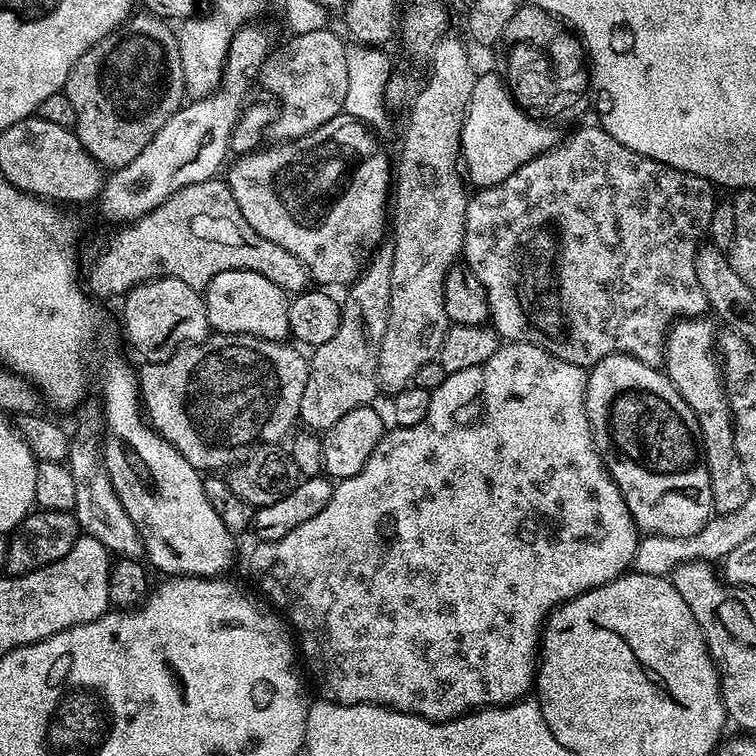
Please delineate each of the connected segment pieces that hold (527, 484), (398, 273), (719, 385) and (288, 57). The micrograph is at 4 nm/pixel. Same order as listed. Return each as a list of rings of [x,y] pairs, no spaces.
[[[505,343],[492,357],[486,358],[486,362],[482,362],[482,366],[470,366],[470,370],[450,372],[442,382],[442,386],[438,386],[432,392],[430,410],[426,413],[426,418],[422,418],[422,422],[418,422],[418,426],[413,428],[396,426],[393,427],[393,432],[392,429],[385,431],[378,446],[374,446],[374,454],[370,454],[370,458],[366,458],[366,466],[362,466],[362,470],[358,470],[358,474],[339,481],[332,489],[330,502],[326,502],[326,507],[320,513],[314,514],[314,518],[310,518],[310,522],[302,522],[302,526],[290,530],[290,534],[286,534],[286,538],[261,540],[255,545],[257,548],[252,552],[252,576],[256,579],[257,586],[269,596],[267,599],[277,609],[284,608],[283,615],[286,617],[287,623],[294,629],[294,636],[298,641],[299,655],[302,657],[303,663],[304,660],[308,663],[308,668],[312,671],[317,686],[320,687],[319,695],[321,697],[333,700],[336,704],[382,704],[385,708],[395,708],[397,712],[408,712],[412,716],[425,716],[427,720],[443,722],[456,720],[465,712],[471,712],[478,708],[514,704],[518,700],[525,699],[533,691],[538,671],[538,649],[544,631],[544,622],[548,615],[559,604],[564,604],[567,600],[572,600],[584,592],[594,590],[598,586],[624,575],[633,567],[638,543],[638,529],[634,518],[630,514],[614,478],[604,465],[600,451],[596,449],[596,440],[592,436],[592,427],[584,405],[587,385],[588,372],[578,365],[566,362],[562,358],[550,354],[544,348],[533,344]]]
[[[445,35],[430,53],[432,61],[428,64],[428,77],[411,97],[410,107],[407,109],[408,125],[404,128],[404,145],[400,148],[400,161],[395,161],[394,164],[394,209],[390,224],[392,289],[386,333],[379,347],[377,376],[379,387],[388,391],[388,394],[395,394],[407,387],[419,367],[439,357],[442,340],[450,327],[444,305],[446,274],[461,259],[464,250],[464,219],[470,192],[462,175],[460,139],[464,115],[478,72],[477,69],[472,69],[472,60],[468,57],[469,45],[464,45],[458,37],[452,35]]]
[[[681,318],[668,329],[662,368],[667,372],[670,382],[674,382],[678,394],[682,394],[682,398],[686,398],[686,406],[690,406],[690,410],[694,410],[694,414],[698,418],[700,436],[704,439],[704,457],[710,474],[712,506],[717,513],[724,513],[741,509],[754,491],[754,486],[746,478],[746,470],[742,470],[742,458],[738,458],[738,446],[734,442],[734,430],[732,429],[732,411],[724,396],[724,378],[720,374],[718,360],[714,355],[717,344],[718,328],[715,328],[708,318]]]
[[[331,27],[314,30],[310,34],[293,35],[288,49],[281,56],[273,55],[262,69],[262,81],[268,92],[273,92],[275,103],[282,106],[270,129],[276,142],[300,140],[318,130],[330,118],[341,115],[346,98],[346,54],[348,48],[332,33]]]

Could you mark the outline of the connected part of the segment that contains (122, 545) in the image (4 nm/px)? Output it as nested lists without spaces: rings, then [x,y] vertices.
[[[99,407],[83,408],[79,409],[80,425],[77,426],[76,433],[71,433],[68,441],[66,463],[74,478],[72,512],[83,535],[98,538],[108,548],[109,553],[117,557],[140,560],[145,555],[145,550],[138,534],[138,526],[134,526],[130,514],[126,512],[126,506],[122,506],[122,498],[118,498],[118,490],[114,490],[114,482],[110,482],[110,474],[104,465],[104,413]]]

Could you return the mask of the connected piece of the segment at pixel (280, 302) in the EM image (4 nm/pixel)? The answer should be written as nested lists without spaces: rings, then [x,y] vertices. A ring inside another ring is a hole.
[[[226,270],[218,274],[203,289],[208,327],[217,333],[238,334],[239,336],[257,336],[267,340],[289,339],[288,302],[289,293],[284,292],[270,278],[254,274],[250,270]]]

